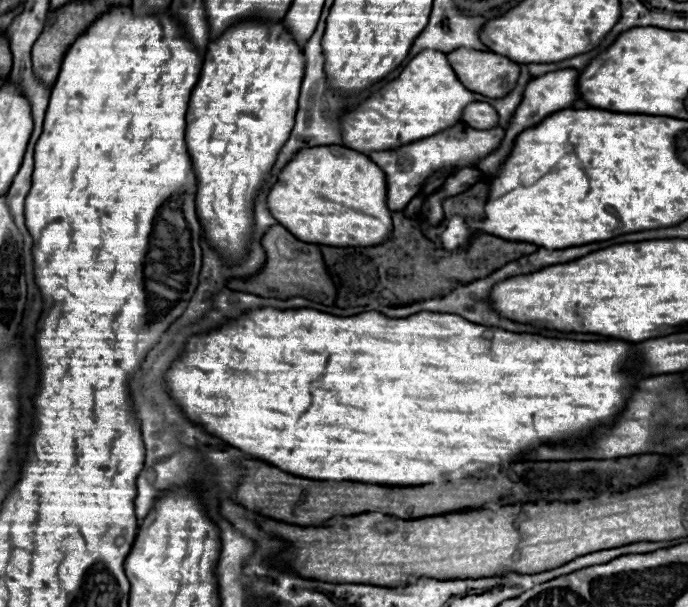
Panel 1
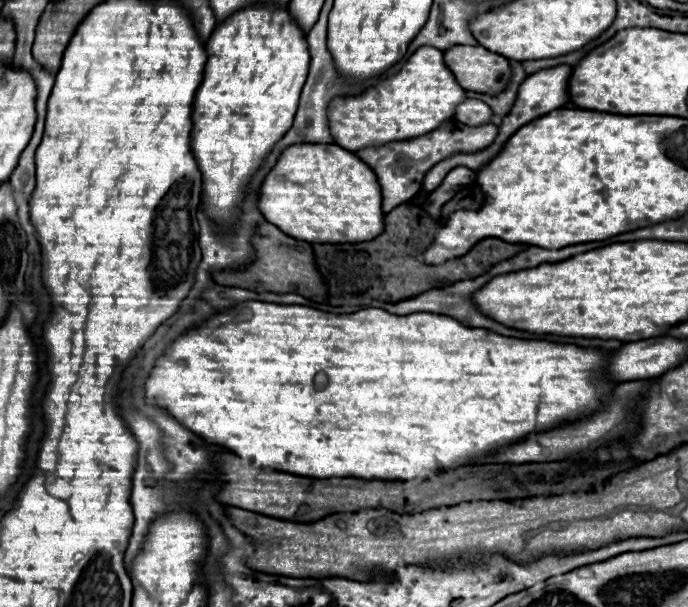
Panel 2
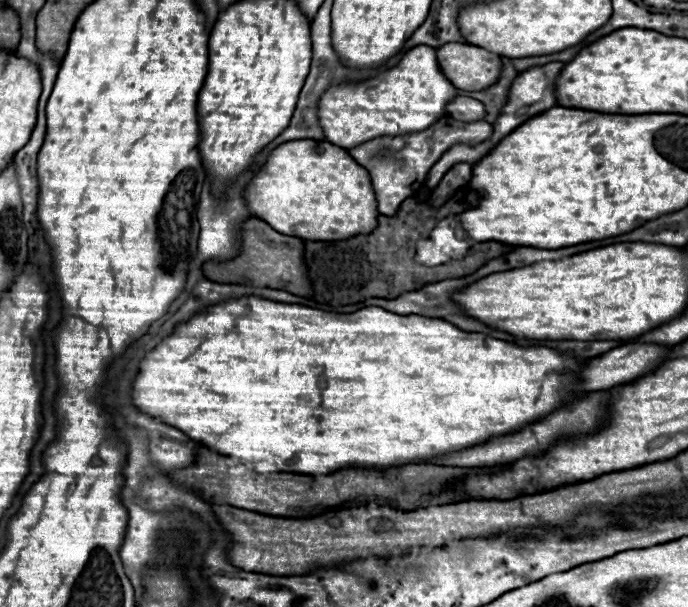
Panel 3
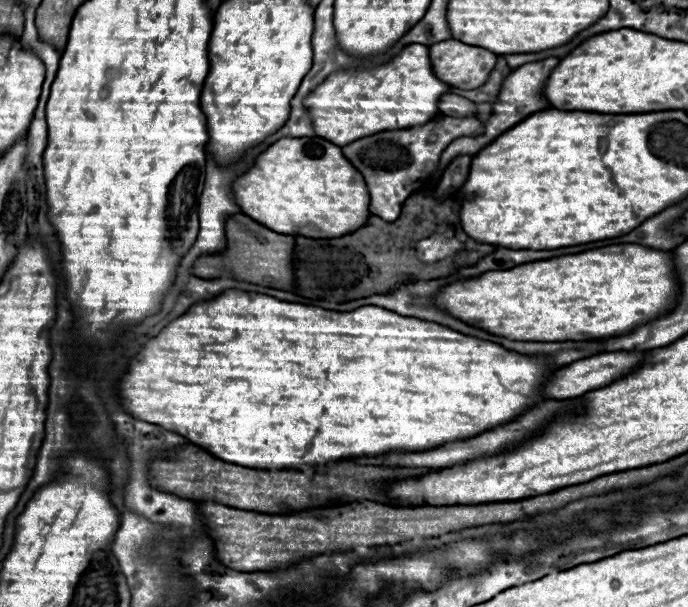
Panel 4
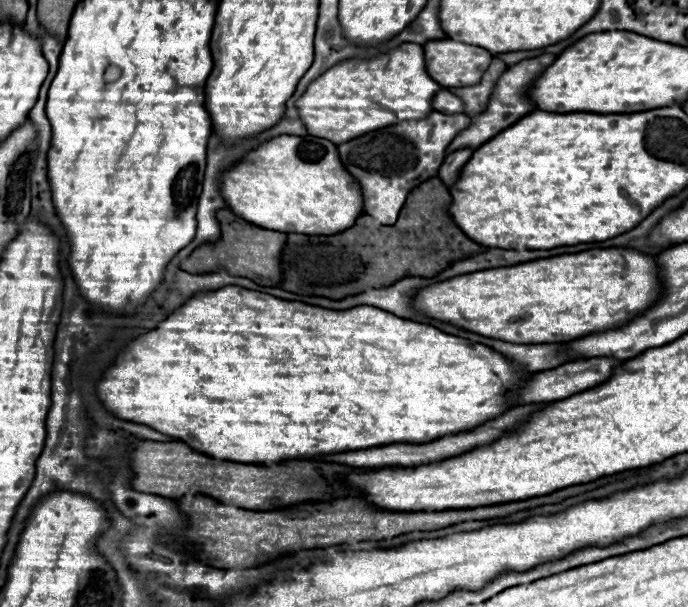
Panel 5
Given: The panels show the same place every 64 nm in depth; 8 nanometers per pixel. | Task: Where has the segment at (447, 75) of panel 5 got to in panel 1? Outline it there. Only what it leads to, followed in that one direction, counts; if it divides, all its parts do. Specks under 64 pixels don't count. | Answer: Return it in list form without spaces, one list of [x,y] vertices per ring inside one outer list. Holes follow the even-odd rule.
[[[454,50],[448,54],[448,62],[468,90],[488,98],[508,96],[520,76],[518,64],[494,52]]]

